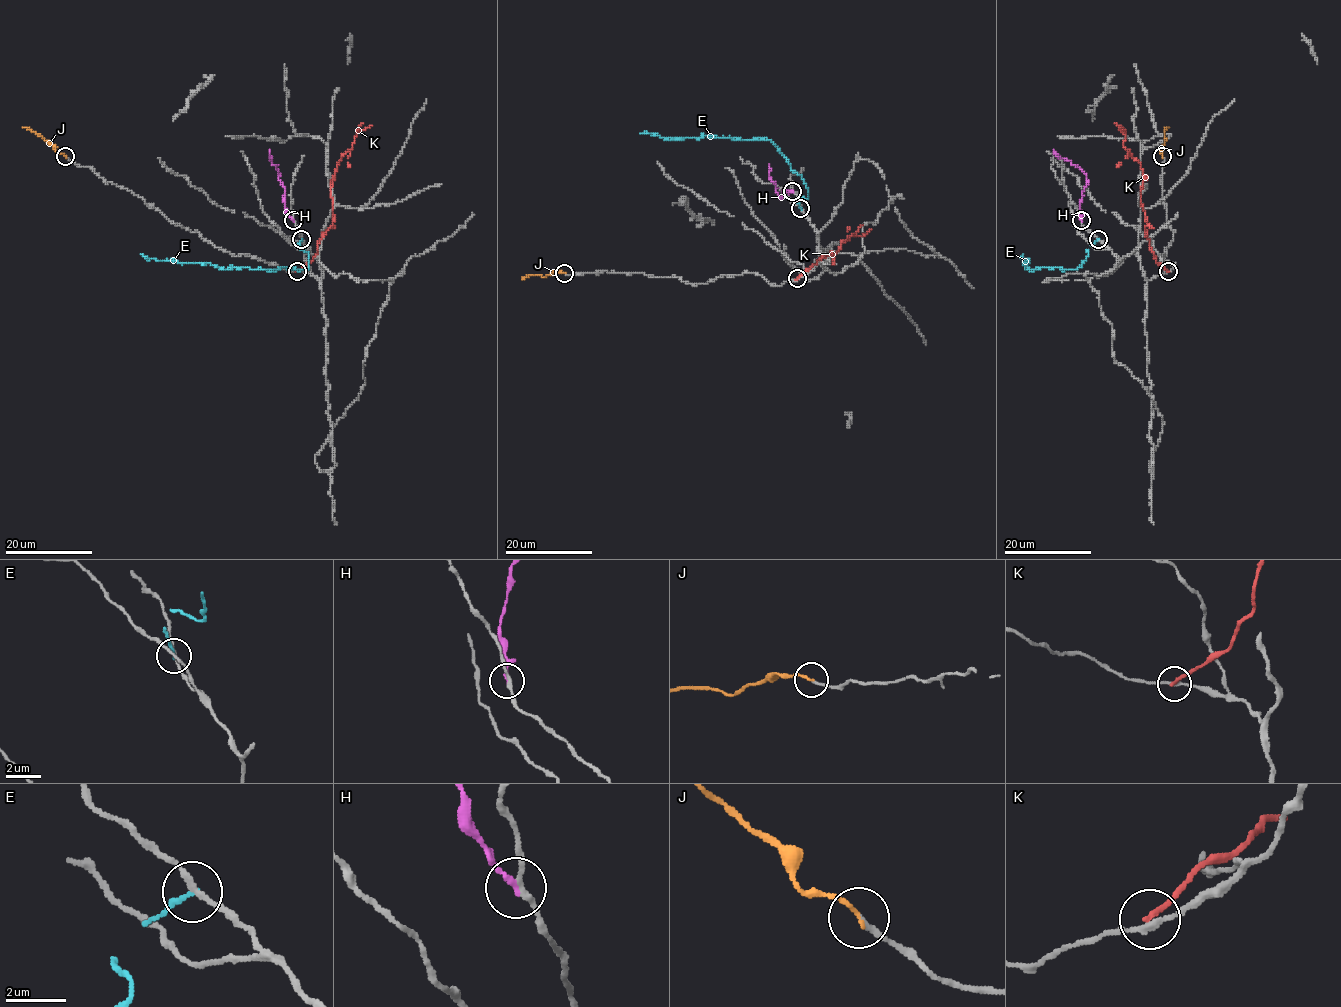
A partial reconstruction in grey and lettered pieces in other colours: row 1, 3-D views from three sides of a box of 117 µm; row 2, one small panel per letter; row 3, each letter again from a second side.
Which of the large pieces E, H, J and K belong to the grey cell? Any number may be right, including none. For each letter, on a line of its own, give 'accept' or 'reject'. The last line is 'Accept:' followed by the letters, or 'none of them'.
E: reject
H: reject
J: accept
K: reject
Accept: J

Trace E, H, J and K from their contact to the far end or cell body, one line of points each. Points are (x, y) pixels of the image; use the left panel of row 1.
E: (301, 239), (300, 249), (308, 253), (309, 259), (306, 270), (219, 269), (210, 263), (146, 259), (140, 253)
H: (293, 221), (285, 206), (284, 186), (276, 165), (271, 162), (269, 150)
J: (65, 156), (44, 139), (22, 127)
K: (297, 271), (312, 260), (319, 240), (332, 225), (330, 190), (337, 164), (353, 145), (355, 136), (372, 126)

